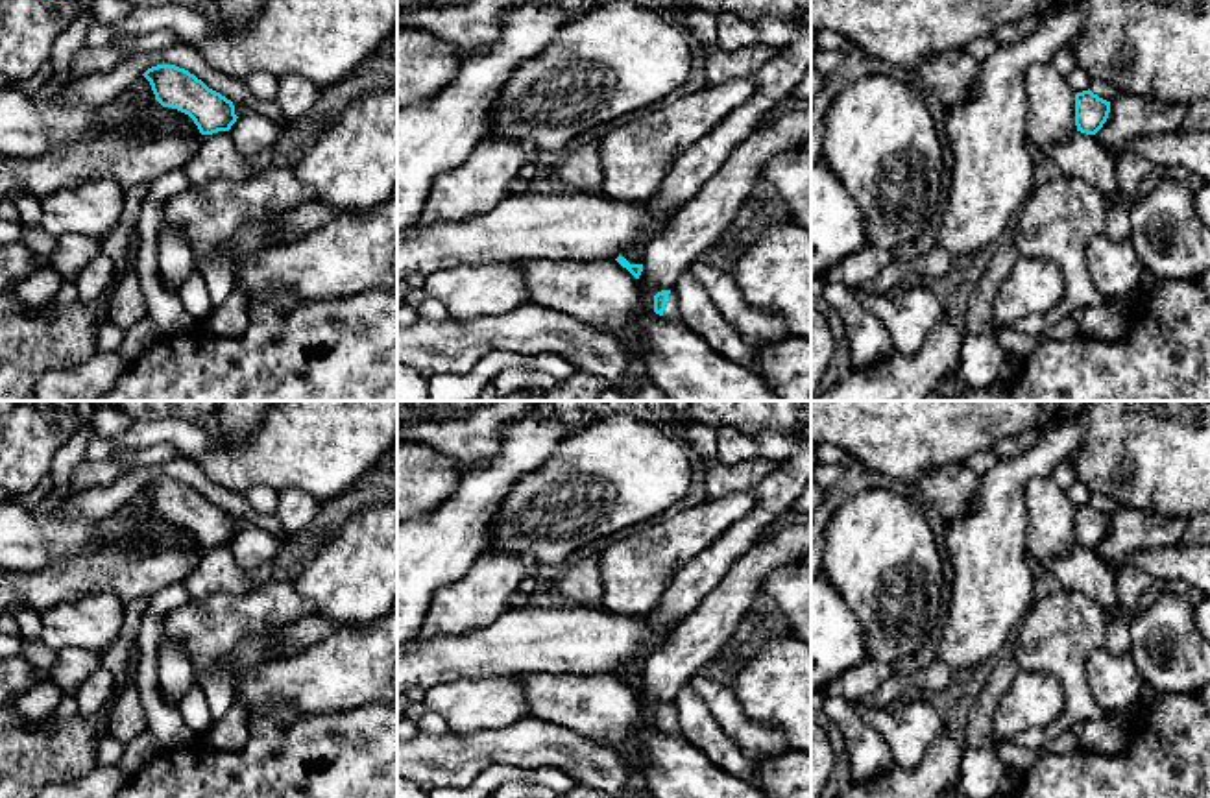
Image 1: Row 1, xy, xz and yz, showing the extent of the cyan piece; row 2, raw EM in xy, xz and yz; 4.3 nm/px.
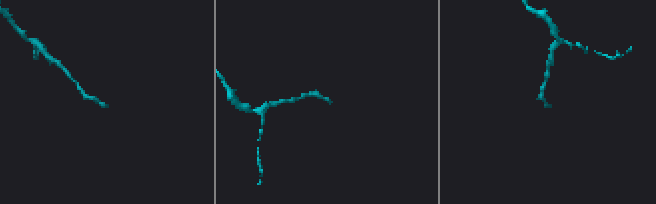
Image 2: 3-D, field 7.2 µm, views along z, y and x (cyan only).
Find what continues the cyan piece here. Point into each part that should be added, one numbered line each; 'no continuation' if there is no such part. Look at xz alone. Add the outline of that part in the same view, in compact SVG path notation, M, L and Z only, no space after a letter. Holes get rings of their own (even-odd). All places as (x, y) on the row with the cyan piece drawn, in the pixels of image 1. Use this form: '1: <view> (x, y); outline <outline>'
1: xz (671, 313); outline M671 290L669 294L669 299L663 310L663 318L669 321L680 321L680 303L678 303L674 290Z

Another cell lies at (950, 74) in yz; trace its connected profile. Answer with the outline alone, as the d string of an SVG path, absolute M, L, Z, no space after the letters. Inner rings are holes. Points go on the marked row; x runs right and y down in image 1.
M948 50L916 63L911 70L946 107L964 103L979 76L979 61L968 50Z

